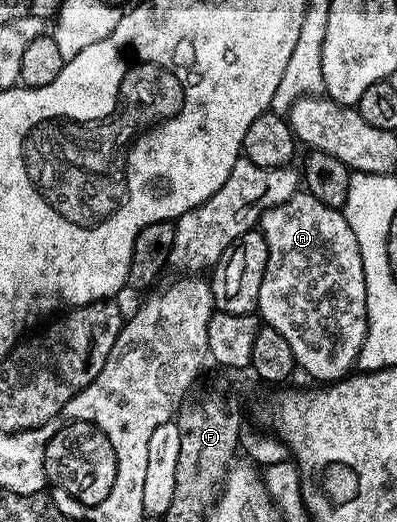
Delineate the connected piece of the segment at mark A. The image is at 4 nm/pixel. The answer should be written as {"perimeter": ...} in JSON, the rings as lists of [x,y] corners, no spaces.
{"perimeter":[[[298,191],[293,197],[286,199],[286,203],[266,210],[260,216],[258,231],[266,239],[266,247],[268,248],[268,262],[266,263],[266,271],[262,279],[260,300],[258,302],[259,316],[261,318],[264,316],[268,320],[265,321],[267,328],[276,329],[287,339],[288,346],[292,352],[293,362],[299,368],[301,365],[310,376],[317,377],[320,383],[331,383],[343,378],[351,370],[348,368],[351,365],[355,366],[357,364],[360,348],[364,346],[364,337],[368,333],[368,304],[366,303],[368,288],[366,287],[366,279],[364,278],[364,268],[362,267],[362,255],[358,247],[358,239],[354,235],[354,231],[350,231],[350,223],[344,217],[341,210],[326,207],[326,203],[318,203],[318,199],[314,199],[314,195],[310,195],[307,191]]]}

